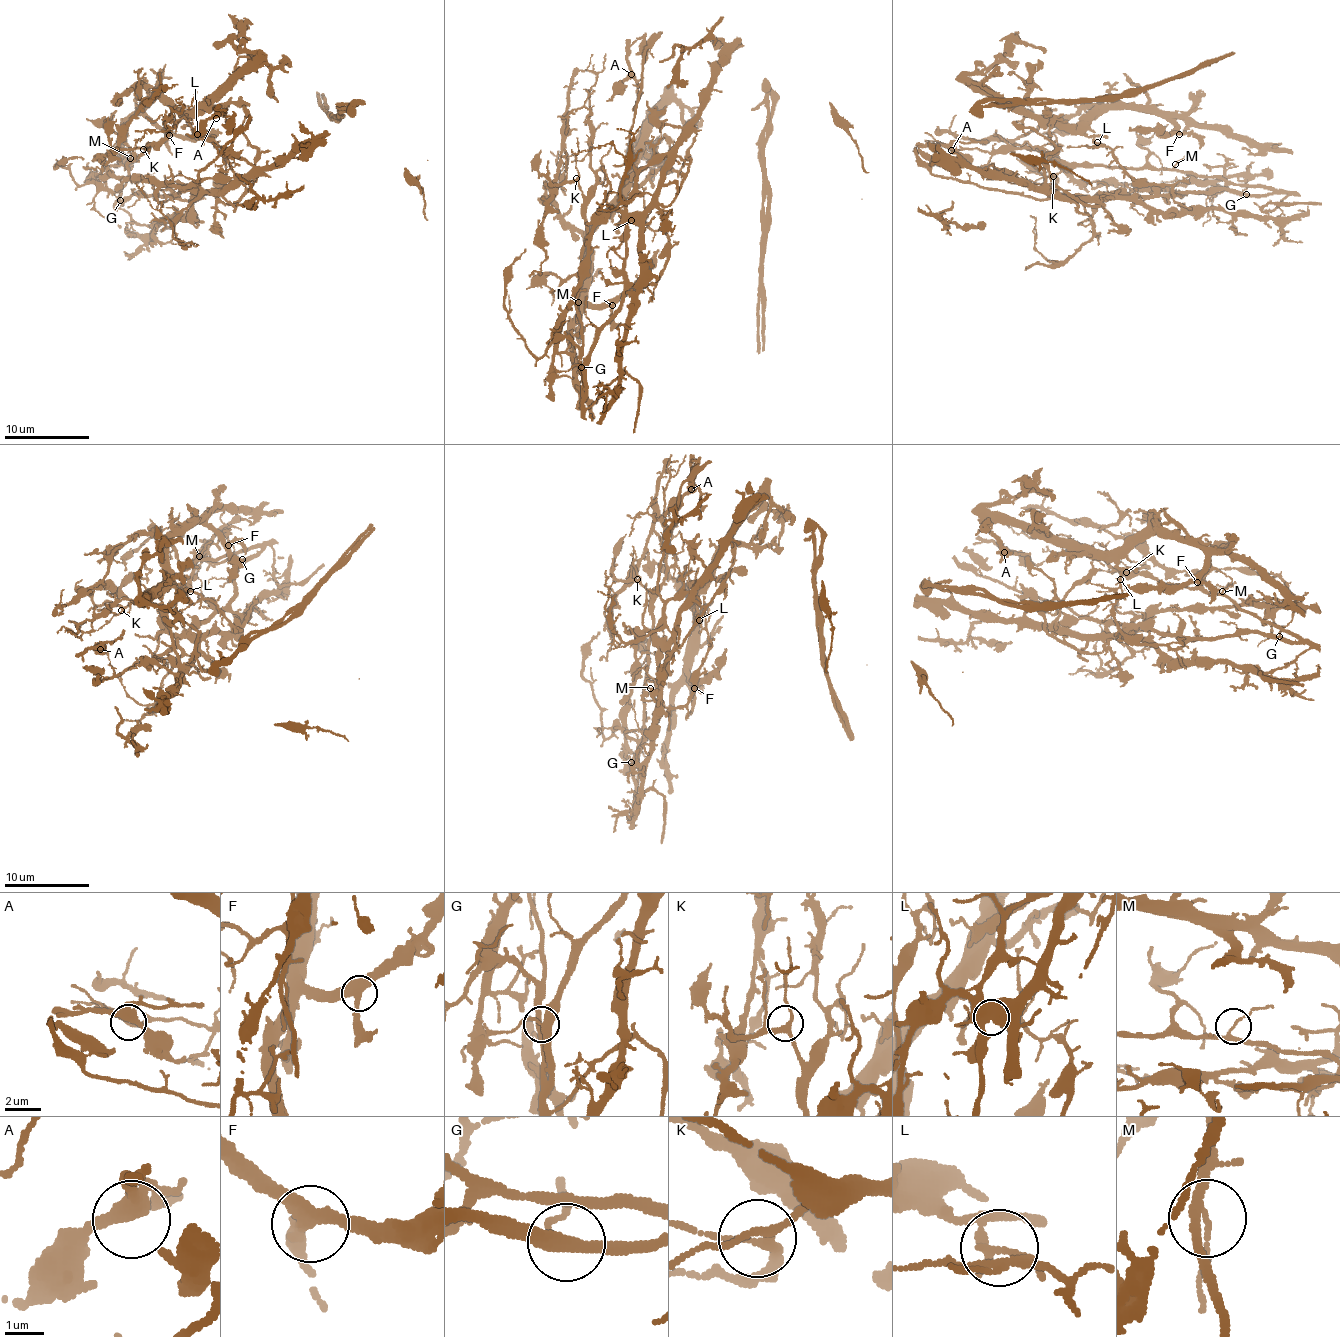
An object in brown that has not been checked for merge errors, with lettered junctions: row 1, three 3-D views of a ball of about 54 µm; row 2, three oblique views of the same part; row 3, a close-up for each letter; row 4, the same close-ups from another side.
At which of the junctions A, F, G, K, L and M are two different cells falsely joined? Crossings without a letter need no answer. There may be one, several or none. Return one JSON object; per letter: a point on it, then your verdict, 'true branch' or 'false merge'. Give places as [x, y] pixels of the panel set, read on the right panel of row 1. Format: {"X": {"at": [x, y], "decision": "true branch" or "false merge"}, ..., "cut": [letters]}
{"A": {"at": [951, 150], "decision": "true branch"}, "F": {"at": [1179, 134], "decision": "true branch"}, "G": {"at": [1246, 194], "decision": "false merge"}, "K": {"at": [1053, 176], "decision": "true branch"}, "L": {"at": [1097, 142], "decision": "false merge"}, "M": {"at": [1175, 164], "decision": "true branch"}, "cut": ["G", "L"]}

